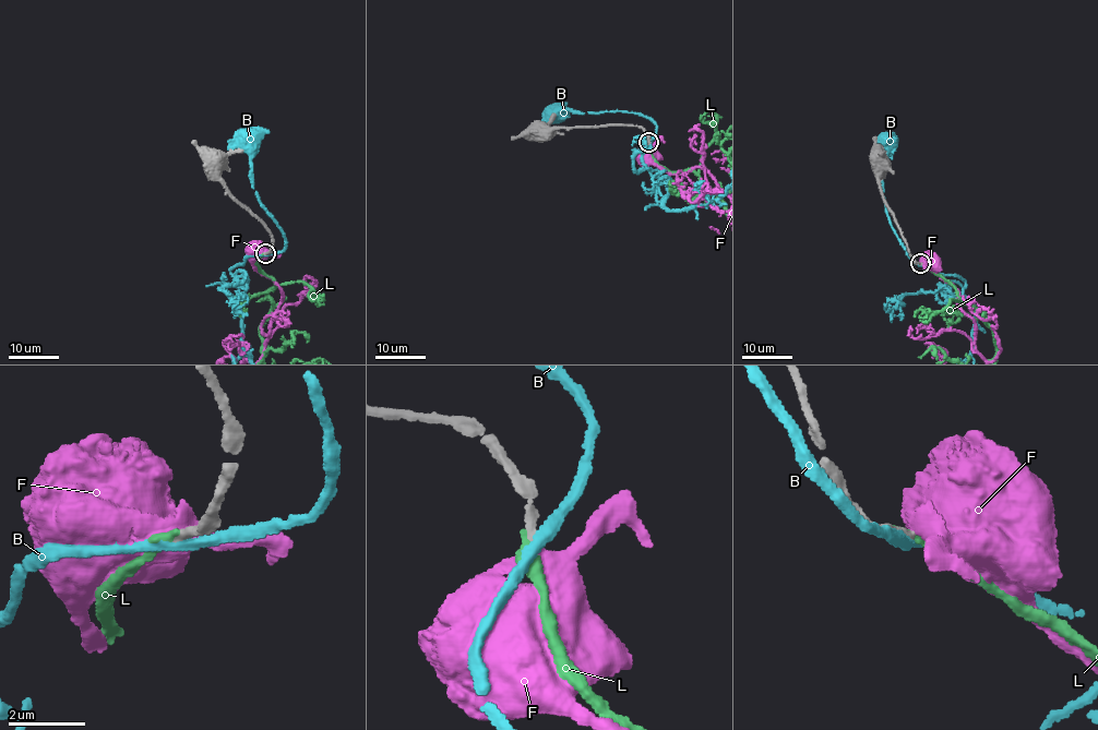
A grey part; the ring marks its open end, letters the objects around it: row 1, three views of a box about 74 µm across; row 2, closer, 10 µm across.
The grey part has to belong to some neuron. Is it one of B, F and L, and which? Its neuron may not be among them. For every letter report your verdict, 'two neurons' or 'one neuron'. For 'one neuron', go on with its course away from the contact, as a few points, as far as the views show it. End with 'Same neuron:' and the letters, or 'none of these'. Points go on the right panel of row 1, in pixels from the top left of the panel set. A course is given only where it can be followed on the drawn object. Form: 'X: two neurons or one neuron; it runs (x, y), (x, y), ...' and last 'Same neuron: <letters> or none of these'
B: two neurons
F: two neurons
L: one neuron
Same neuron: L

